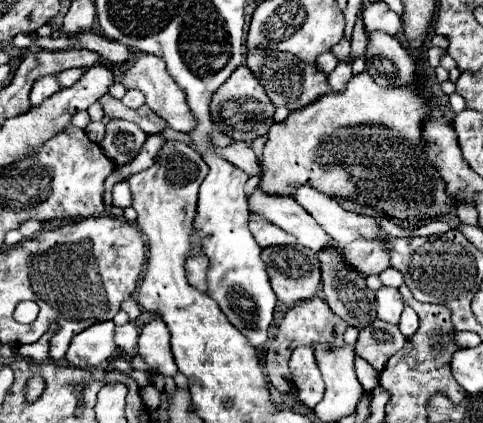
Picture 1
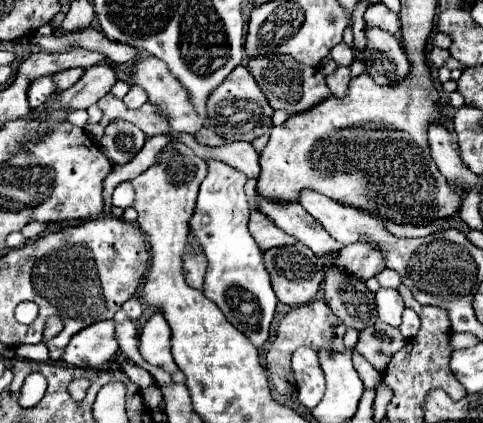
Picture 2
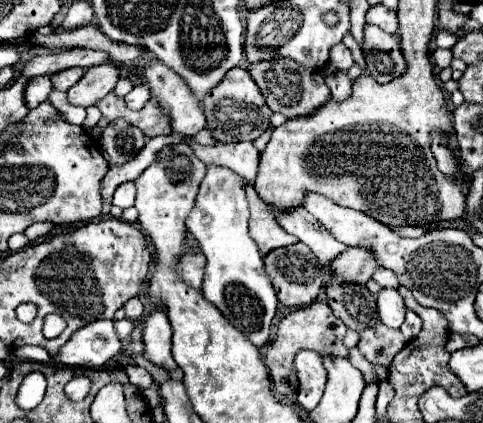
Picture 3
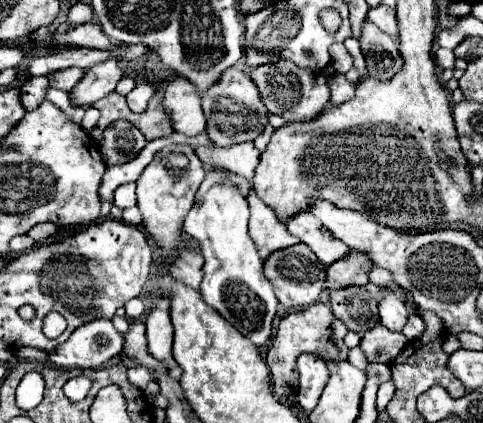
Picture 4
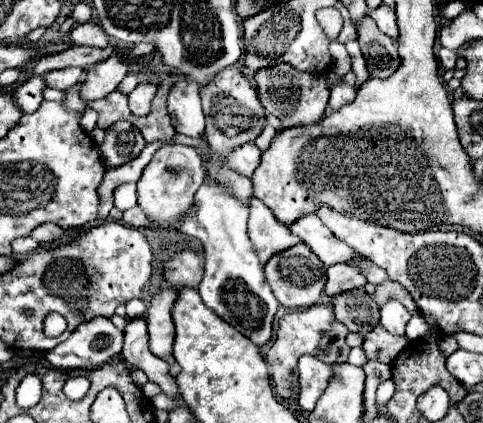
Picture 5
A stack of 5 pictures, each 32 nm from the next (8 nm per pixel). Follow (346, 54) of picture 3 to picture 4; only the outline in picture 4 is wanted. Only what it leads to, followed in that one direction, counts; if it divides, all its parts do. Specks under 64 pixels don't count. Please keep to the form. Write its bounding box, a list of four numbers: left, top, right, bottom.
[330,44,352,74]

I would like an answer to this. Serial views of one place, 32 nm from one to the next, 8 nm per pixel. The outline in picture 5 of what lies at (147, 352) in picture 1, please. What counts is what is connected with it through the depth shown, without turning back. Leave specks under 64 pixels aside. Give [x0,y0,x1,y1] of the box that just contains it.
[146,288,176,366]

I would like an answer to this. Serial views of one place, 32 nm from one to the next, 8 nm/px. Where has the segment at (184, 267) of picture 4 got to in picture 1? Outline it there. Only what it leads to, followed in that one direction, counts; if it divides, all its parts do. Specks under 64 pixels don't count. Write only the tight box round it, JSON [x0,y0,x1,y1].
[186,254,208,292]

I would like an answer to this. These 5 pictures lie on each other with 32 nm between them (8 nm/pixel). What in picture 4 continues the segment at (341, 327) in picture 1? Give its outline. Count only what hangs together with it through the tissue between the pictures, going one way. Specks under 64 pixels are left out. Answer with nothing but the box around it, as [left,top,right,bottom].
[266,304,348,396]

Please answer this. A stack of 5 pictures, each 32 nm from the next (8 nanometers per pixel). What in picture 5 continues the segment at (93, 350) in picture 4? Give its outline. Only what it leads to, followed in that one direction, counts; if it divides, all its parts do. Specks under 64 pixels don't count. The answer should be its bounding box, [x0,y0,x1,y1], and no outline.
[46,318,124,370]

